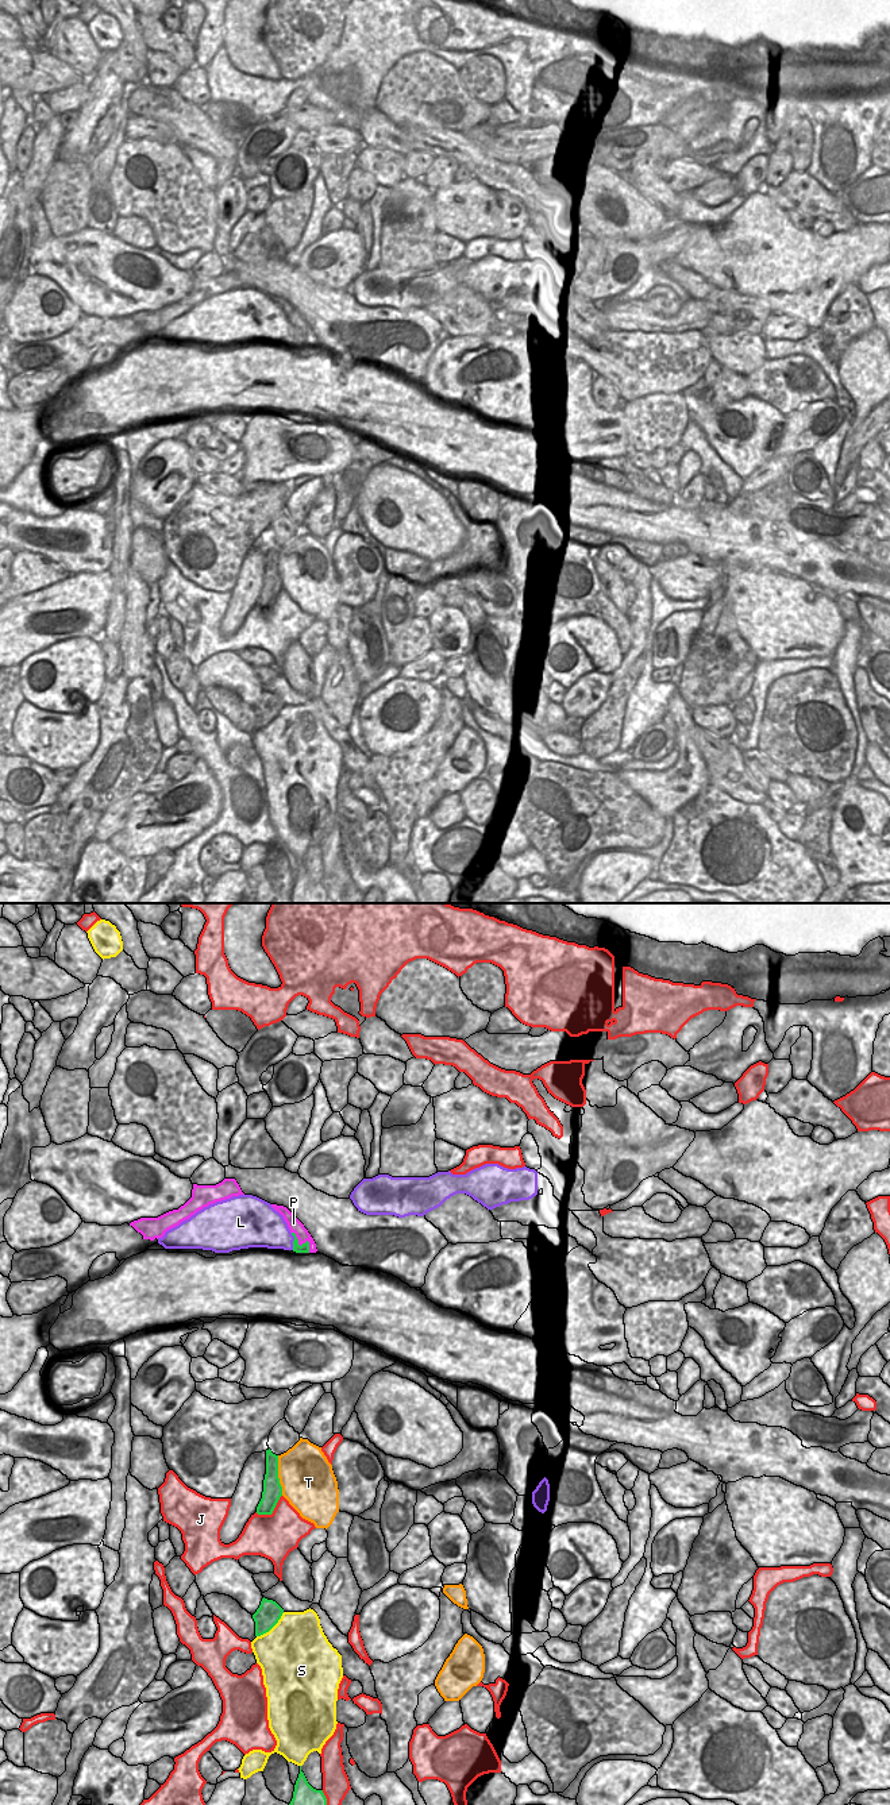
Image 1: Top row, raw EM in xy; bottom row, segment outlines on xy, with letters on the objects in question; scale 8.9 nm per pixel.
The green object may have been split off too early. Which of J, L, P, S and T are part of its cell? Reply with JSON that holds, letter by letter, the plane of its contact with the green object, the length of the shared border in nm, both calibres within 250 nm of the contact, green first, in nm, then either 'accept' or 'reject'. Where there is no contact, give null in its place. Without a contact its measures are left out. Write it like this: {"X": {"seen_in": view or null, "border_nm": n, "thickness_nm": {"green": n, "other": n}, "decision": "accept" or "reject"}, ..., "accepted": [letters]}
{"J": {"seen_in": "xy", "border_nm": 280, "thickness_nm": {"green": 170, "other": 400}, "decision": "reject"}, "L": {"seen_in": "xy", "border_nm": 160, "thickness_nm": {"green": 90, "other": 320}, "decision": "reject"}, "P": {"seen_in": "xy", "border_nm": 260, "thickness_nm": {"green": 90, "other": 120}, "decision": "reject"}, "S": {"seen_in": "xy", "border_nm": 340, "thickness_nm": {"green": 220, "other": 500}, "decision": "reject"}, "T": {"seen_in": "xy", "border_nm": 360, "thickness_nm": {"green": 170, "other": 480}, "decision": "reject"}, "accepted": []}

